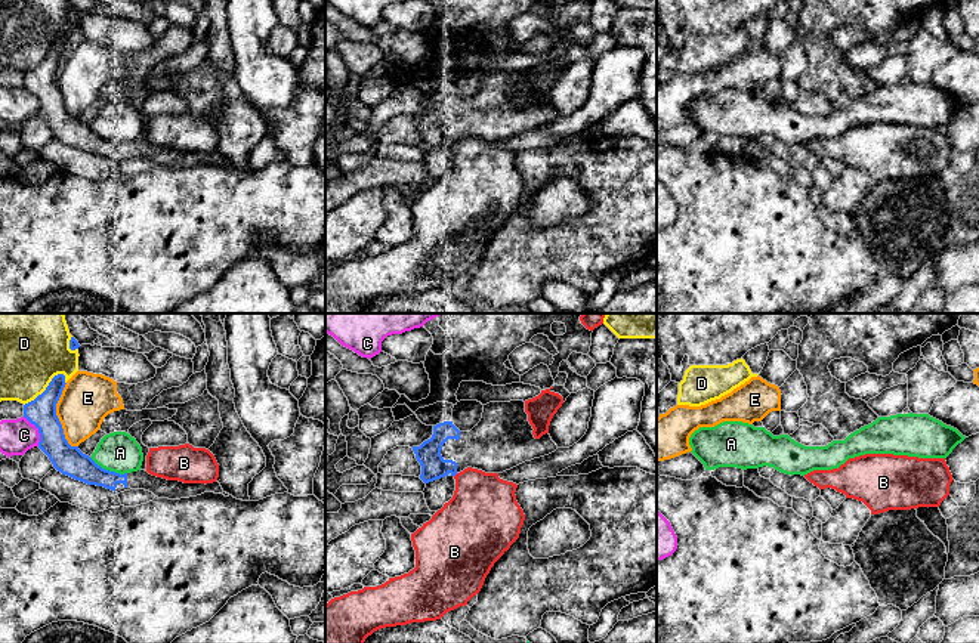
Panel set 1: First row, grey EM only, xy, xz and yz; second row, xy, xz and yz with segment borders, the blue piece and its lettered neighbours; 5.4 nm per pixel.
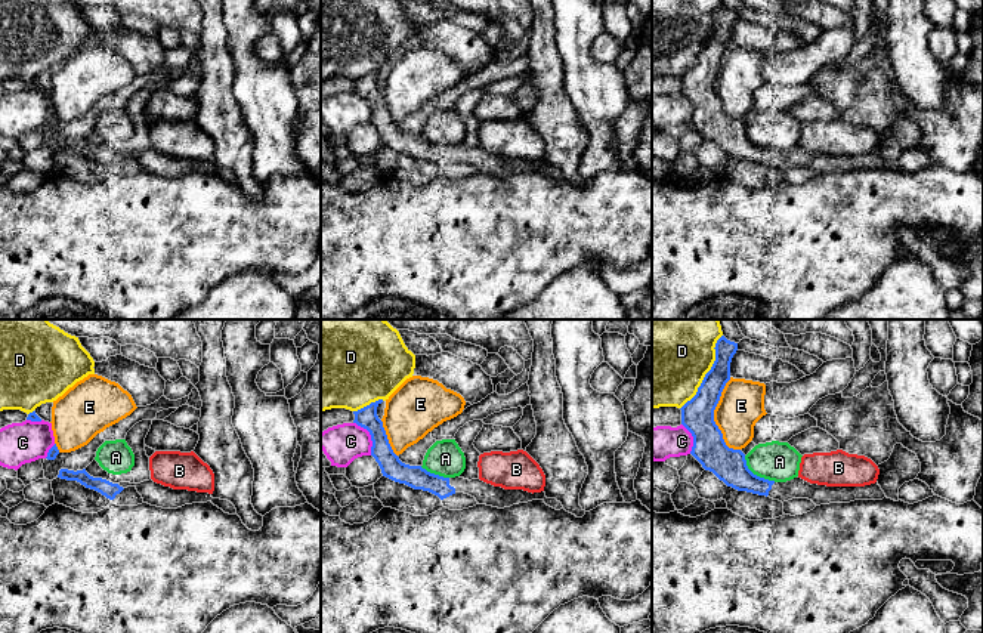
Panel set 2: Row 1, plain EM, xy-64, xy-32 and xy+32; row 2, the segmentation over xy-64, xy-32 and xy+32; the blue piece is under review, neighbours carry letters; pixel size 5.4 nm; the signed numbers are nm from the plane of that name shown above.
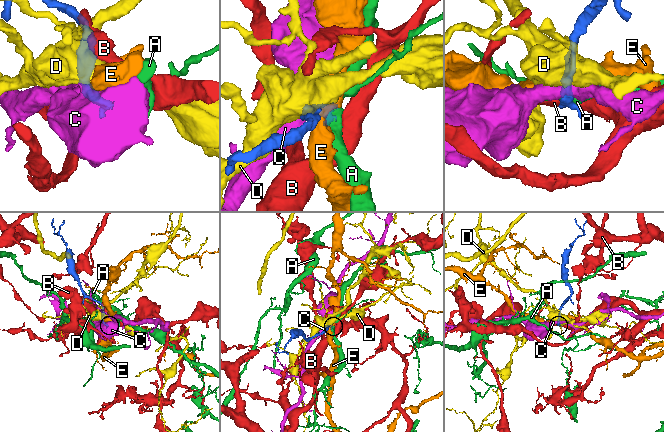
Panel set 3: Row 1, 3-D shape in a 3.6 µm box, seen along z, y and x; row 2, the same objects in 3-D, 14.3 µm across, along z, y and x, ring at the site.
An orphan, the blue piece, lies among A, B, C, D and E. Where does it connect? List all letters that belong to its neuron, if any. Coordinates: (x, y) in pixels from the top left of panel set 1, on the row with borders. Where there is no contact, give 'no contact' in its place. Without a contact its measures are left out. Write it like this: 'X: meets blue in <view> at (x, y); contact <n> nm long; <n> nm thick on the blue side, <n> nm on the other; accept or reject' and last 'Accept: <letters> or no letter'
A: meets blue in xy at (108, 470); contact 220 nm long; 160 nm thick on the blue side, 220 nm on the other; reject
B: no contact; reject
C: meets blue in xy at (39, 430); contact 190 nm long; 160 nm thick on the blue side, 190 nm on the other; reject
D: meets blue in xy at (46, 388); contact 280 nm long; 160 nm thick on the blue side, 380 nm on the other; reject
E: meets blue in xy at (56, 417); contact 360 nm long; 160 nm thick on the blue side, 280 nm on the other; reject
Accept: no letter

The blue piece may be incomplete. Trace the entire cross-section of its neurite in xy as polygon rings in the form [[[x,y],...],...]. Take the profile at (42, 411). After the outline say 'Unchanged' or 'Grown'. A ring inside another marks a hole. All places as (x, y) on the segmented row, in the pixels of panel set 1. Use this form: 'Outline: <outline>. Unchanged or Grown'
Outline: [[[58,374],[41,395],[24,405],[24,417],[38,429],[38,448],[49,457],[58,472],[87,485],[104,486],[117,494],[130,489],[145,489],[158,498],[169,500],[197,497],[204,492],[229,497],[217,480],[207,485],[183,483],[152,476],[145,470],[120,474],[98,466],[78,446],[71,446],[65,439],[62,424],[56,415],[56,404],[65,384],[65,375]]]. Grown

